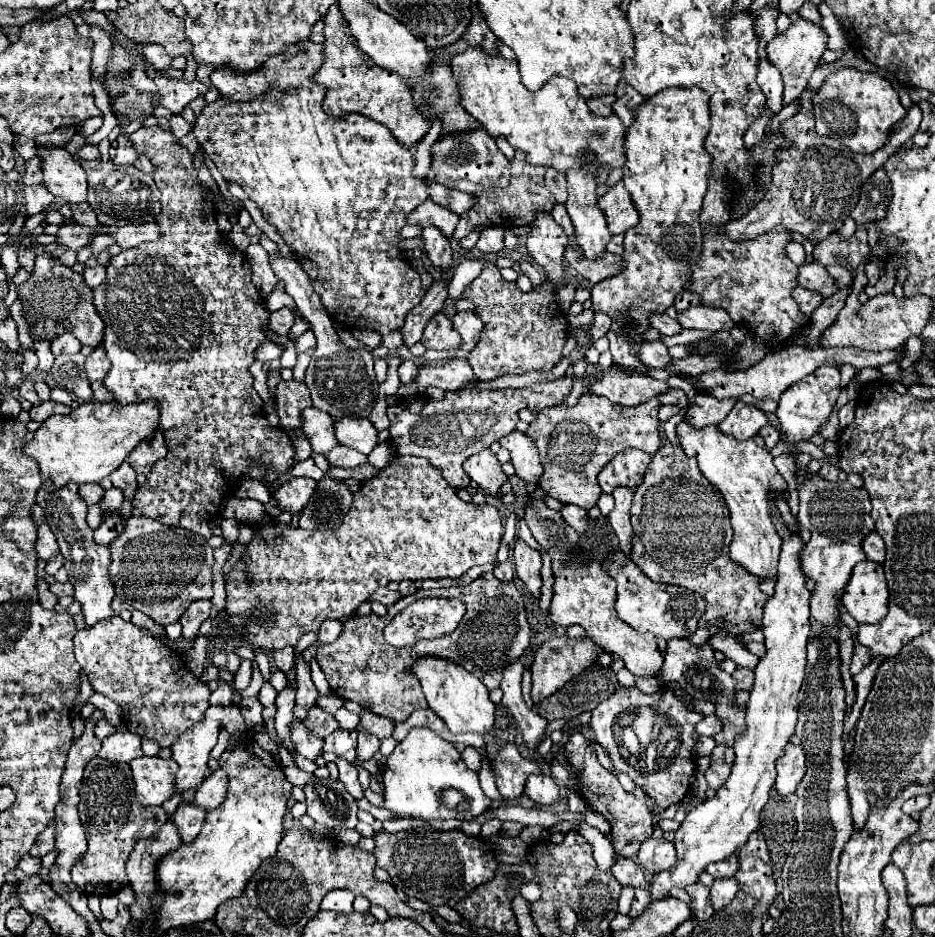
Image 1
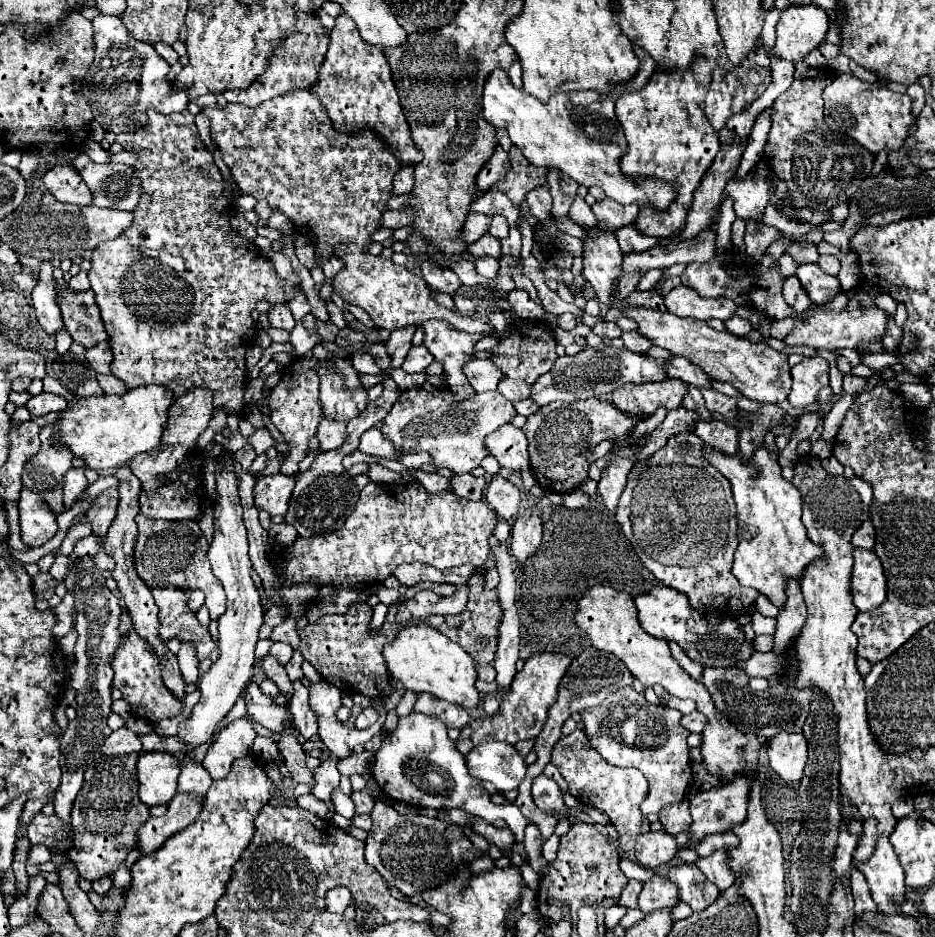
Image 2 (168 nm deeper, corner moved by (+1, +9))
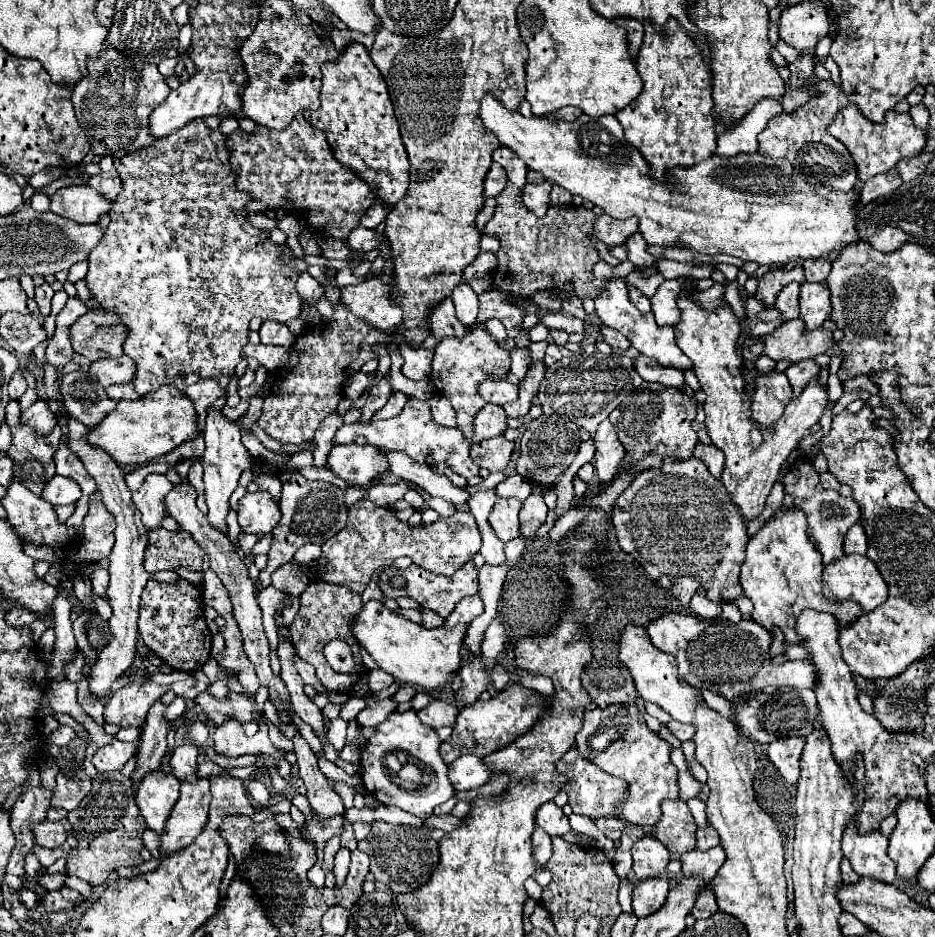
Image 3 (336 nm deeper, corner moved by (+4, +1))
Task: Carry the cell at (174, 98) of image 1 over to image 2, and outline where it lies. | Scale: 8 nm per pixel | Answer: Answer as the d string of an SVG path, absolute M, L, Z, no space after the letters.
M96 16L94 18L94 62L90 72L84 76L84 98L92 104L94 118L108 132L138 130L146 122L146 110L156 108L162 114L184 112L188 108L188 94L174 90L174 84L166 78L170 65L148 42L140 42L122 24L118 16Z

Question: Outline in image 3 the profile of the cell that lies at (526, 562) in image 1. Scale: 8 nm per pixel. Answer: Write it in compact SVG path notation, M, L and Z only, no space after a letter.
M531 494L525 498L523 508L519 512L519 520L521 520L521 536L535 536L537 528L545 522L549 508L543 502L541 494Z

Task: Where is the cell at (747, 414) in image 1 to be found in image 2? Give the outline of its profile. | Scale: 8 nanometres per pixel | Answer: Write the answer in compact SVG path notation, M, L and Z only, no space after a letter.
M710 418L708 422L706 420L700 420L694 428L694 432L710 446L714 448L720 448L722 452L726 454L736 454L738 452L738 436L740 436L740 430L724 420L718 420L718 418Z

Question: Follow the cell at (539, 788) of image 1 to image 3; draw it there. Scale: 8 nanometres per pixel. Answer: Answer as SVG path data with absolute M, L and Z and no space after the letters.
M547 802L537 810L537 826L543 828L549 836L563 836L571 832L569 820L555 802Z

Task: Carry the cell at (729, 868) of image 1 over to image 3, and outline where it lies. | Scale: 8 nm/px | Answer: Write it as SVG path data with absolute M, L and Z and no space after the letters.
M705 824L703 828L697 828L697 850L707 850L713 846L719 846L719 834L711 824Z

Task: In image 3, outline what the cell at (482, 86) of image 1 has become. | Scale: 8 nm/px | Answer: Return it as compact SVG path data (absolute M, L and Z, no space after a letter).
M491 94L481 100L479 114L485 128L491 130L503 146L515 150L531 170L543 174L547 182L591 200L613 218L637 216L639 232L647 244L679 246L709 256L729 254L741 258L743 262L779 266L789 260L821 258L861 240L857 230L857 212L853 210L859 200L857 190L839 192L829 184L813 184L805 178L805 174L799 176L799 170L795 170L787 160L771 160L759 152L737 154L735 158L719 158L713 154L699 164L671 168L665 174L665 180L657 182L651 178L649 164L641 152L623 138L623 128L615 116L601 116L599 120L581 116L575 122L551 122L539 116L525 118L519 112L505 110Z

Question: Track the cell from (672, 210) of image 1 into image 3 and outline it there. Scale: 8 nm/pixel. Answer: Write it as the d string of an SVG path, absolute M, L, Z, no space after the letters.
M669 20L663 30L655 30L651 22L643 22L645 38L637 54L637 72L643 80L643 92L627 108L617 112L617 120L625 130L627 142L635 144L643 158L651 164L655 180L663 180L665 172L675 166L689 166L709 158L717 148L711 70L697 52L695 38L681 30L677 20Z

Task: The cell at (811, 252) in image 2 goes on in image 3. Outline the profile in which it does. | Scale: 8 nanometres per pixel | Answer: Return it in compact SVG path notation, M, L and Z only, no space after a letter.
M797 264L791 272L785 272L781 268L773 268L769 270L763 278L757 278L757 292L755 292L755 298L761 300L767 308L771 308L775 304L775 298L777 294L781 292L781 288L785 288L789 282L803 282L805 276L803 276L803 268Z

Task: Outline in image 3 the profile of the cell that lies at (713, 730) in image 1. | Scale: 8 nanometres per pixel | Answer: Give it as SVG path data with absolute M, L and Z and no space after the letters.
M671 720L671 722L667 724L667 728L669 728L669 732L671 732L677 740L681 740L681 742L691 740L693 734L695 734L695 728L691 728L689 724L681 724L681 722L677 722L677 720Z

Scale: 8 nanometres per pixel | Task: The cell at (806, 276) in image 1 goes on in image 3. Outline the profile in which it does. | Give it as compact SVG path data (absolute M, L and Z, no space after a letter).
M803 282L801 284L801 320L807 330L821 328L821 324L829 318L831 312L831 302L829 302L829 292L825 284L811 284Z

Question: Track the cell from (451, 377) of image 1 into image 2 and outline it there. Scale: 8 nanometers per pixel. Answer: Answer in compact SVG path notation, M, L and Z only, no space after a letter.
M472 358L462 366L464 376L470 380L470 386L476 392L486 392L486 390L496 390L498 380L502 378L500 370L494 368L494 364L490 360L478 360Z

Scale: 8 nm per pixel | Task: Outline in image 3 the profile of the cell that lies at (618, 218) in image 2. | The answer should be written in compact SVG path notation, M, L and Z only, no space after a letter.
M607 214L599 216L595 220L595 228L593 228L593 236L599 238L607 248L613 246L623 246L625 240L637 232L637 220L615 220Z

